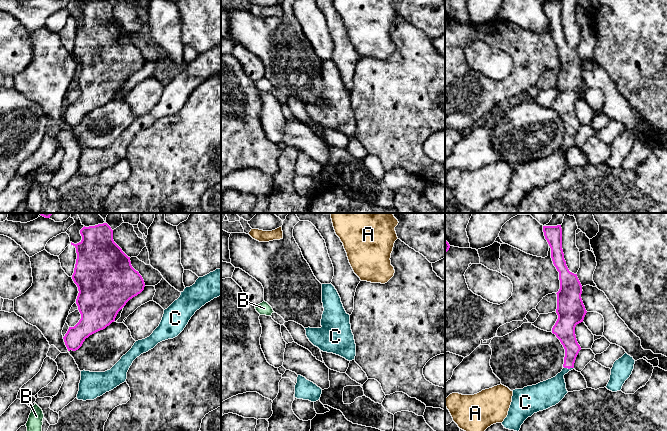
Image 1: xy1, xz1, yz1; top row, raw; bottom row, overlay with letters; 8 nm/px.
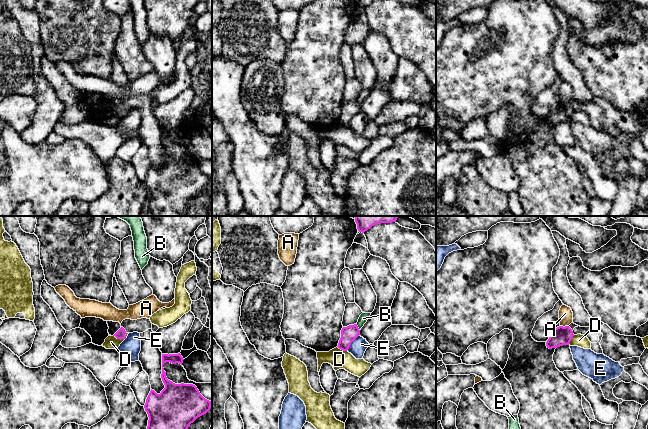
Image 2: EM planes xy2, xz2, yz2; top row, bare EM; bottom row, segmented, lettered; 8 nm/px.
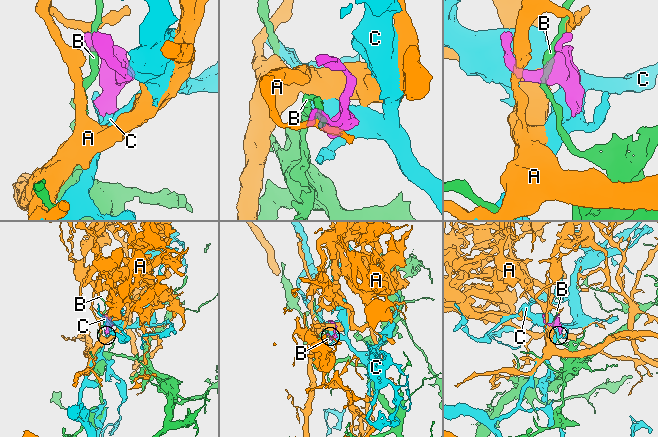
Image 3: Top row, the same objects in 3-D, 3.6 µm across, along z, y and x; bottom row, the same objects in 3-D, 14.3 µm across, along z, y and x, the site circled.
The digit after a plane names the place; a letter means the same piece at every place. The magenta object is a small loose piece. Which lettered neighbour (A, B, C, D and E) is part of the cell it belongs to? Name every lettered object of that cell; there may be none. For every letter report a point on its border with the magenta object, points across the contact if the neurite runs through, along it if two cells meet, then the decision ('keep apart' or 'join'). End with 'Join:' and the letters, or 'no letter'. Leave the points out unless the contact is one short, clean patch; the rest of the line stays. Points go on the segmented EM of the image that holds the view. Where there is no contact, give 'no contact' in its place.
A: yz2 (565, 326) | along yz2 (560, 325), (568, 326) | keep apart
B: xz2 (357, 327) | along xz2 (356, 324), (359, 330) | keep apart
C: yz1 (568, 368) | across yz1 (567, 337), (569, 341), (568, 368), (550, 392) | join
D: xy2 (120, 338) | along xy2 (113, 335), (117, 338), (126, 337) | keep apart
E: xz2 (351, 342) | along xz2 (358, 335), (346, 350) | keep apart
Join: C

